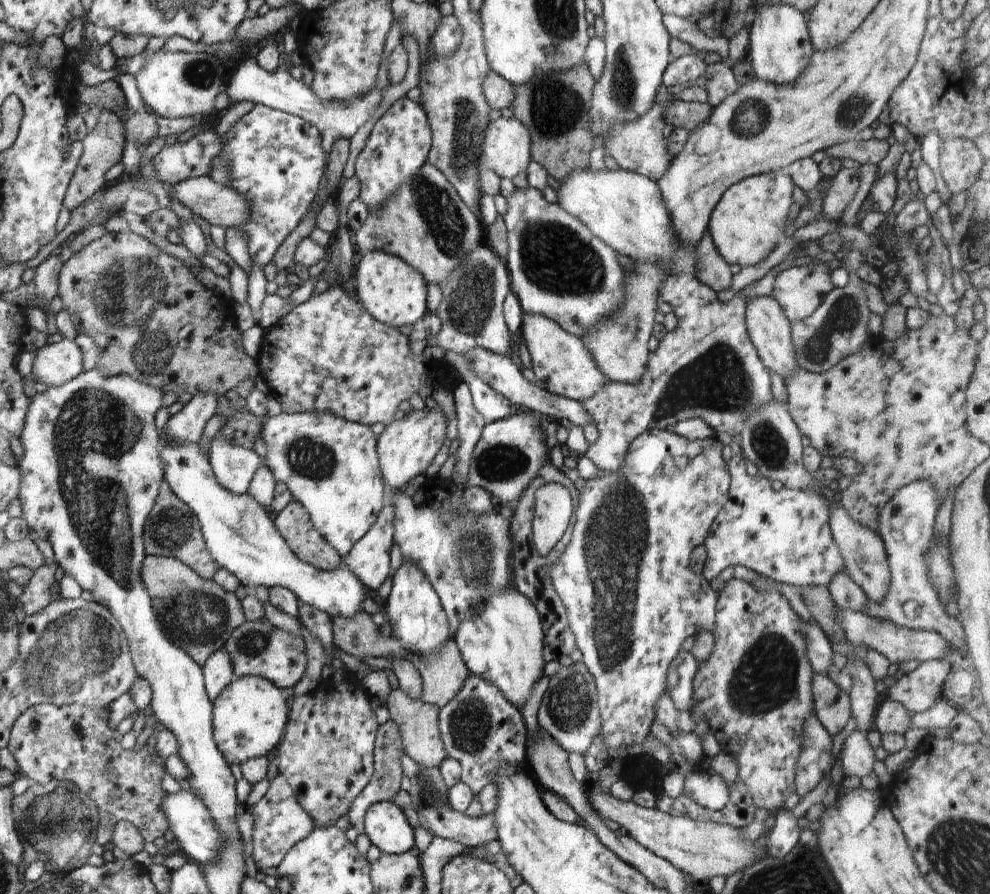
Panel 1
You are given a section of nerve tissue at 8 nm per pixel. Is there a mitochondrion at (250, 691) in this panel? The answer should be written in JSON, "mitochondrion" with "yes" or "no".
{"mitochondrion":"no"}

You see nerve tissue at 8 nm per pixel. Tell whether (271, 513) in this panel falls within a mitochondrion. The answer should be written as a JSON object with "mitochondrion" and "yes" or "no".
{"mitochondrion":"no"}

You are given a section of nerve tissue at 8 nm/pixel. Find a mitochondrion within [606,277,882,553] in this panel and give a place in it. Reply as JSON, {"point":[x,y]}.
{"point":[718,380]}

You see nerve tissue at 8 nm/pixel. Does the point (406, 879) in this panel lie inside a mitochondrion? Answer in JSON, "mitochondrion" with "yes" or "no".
{"mitochondrion":"yes"}

